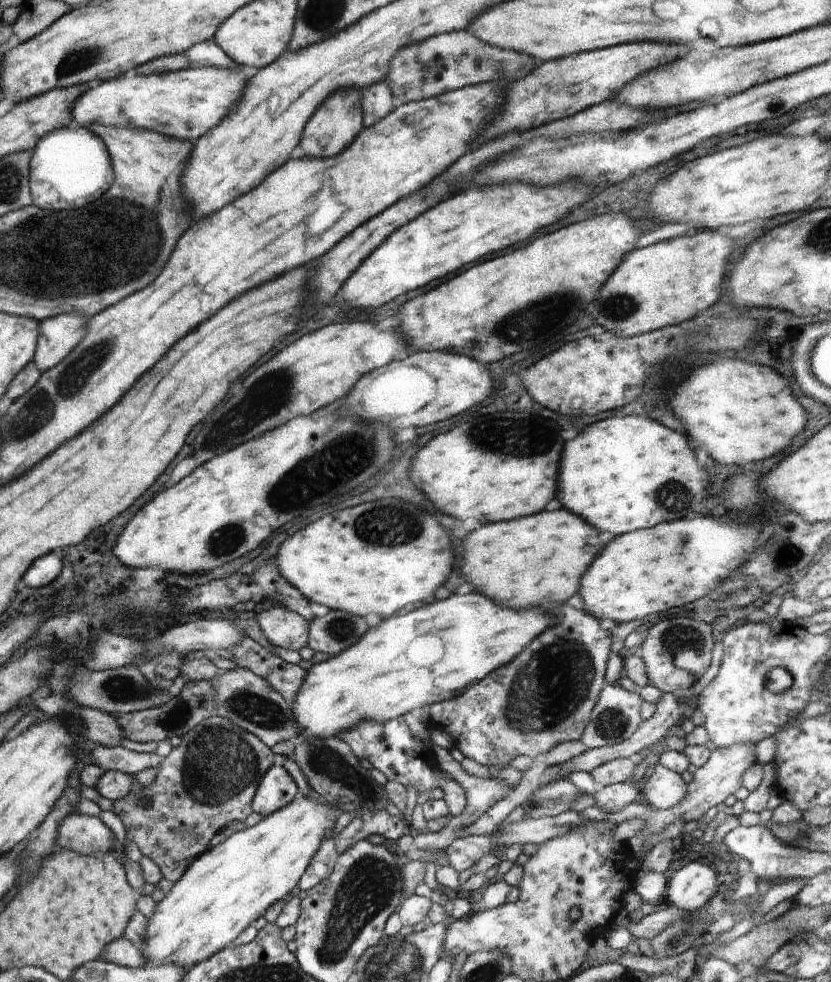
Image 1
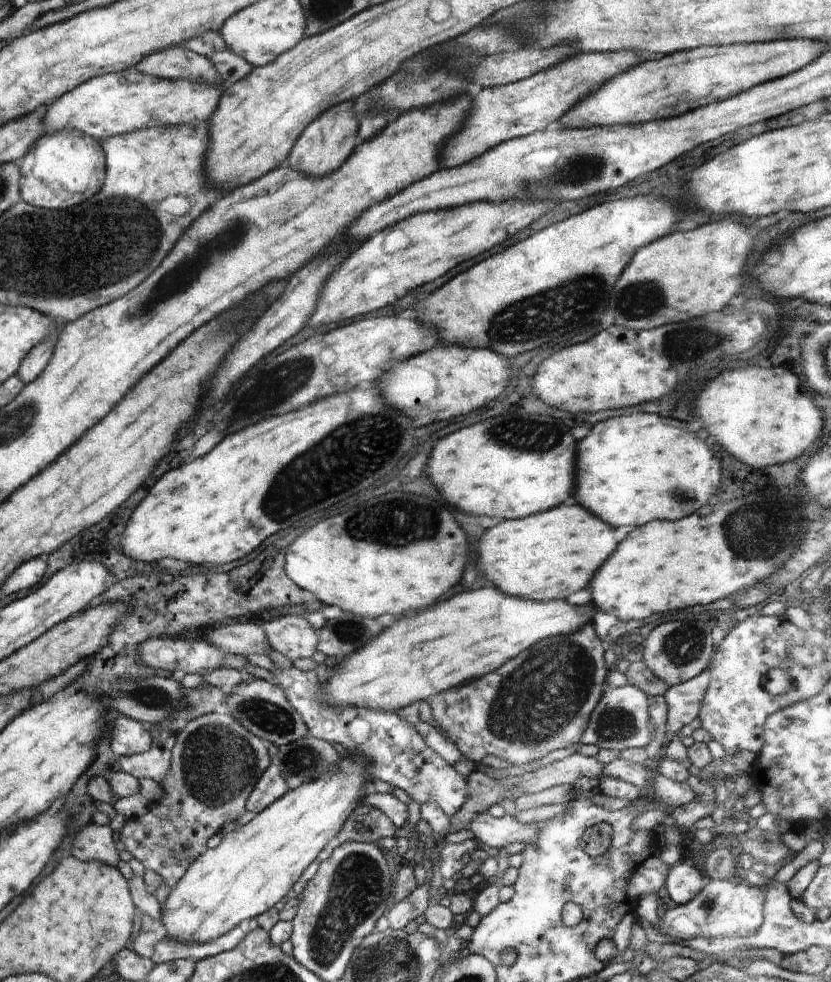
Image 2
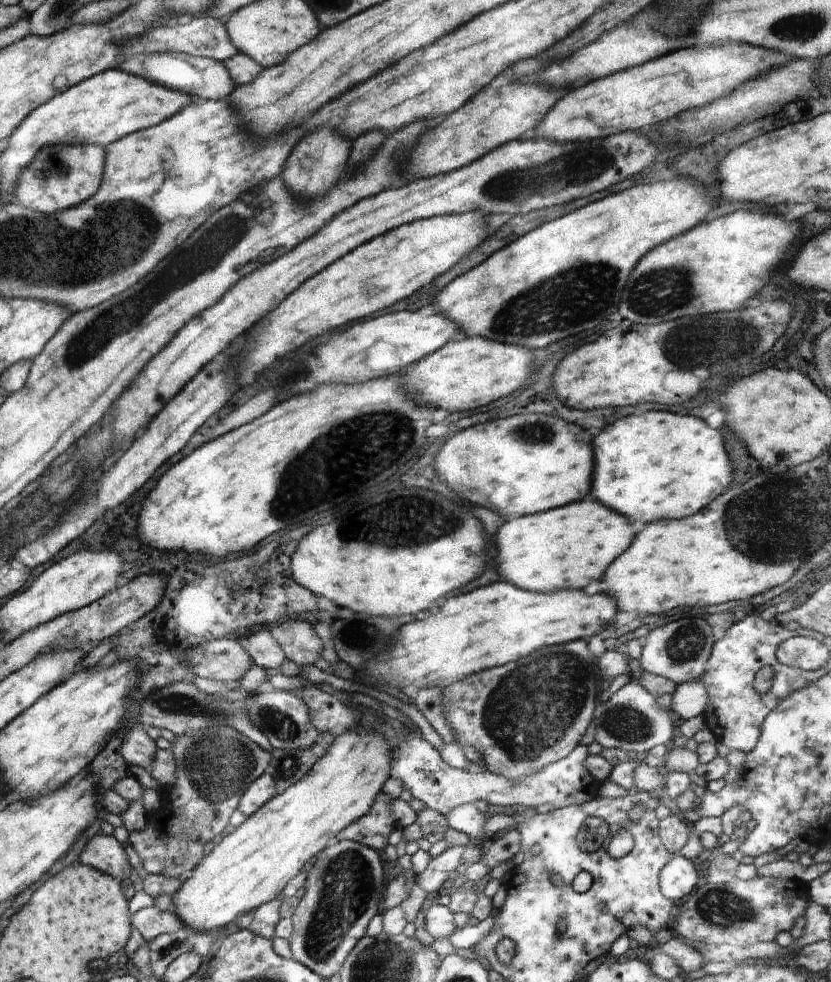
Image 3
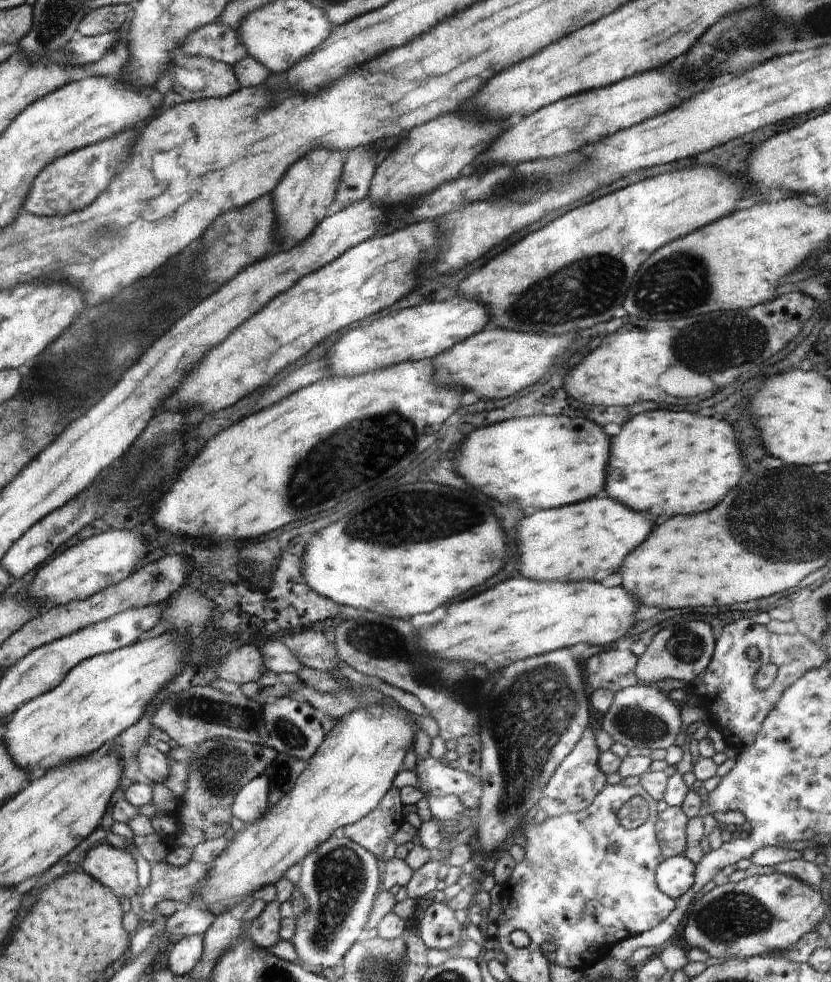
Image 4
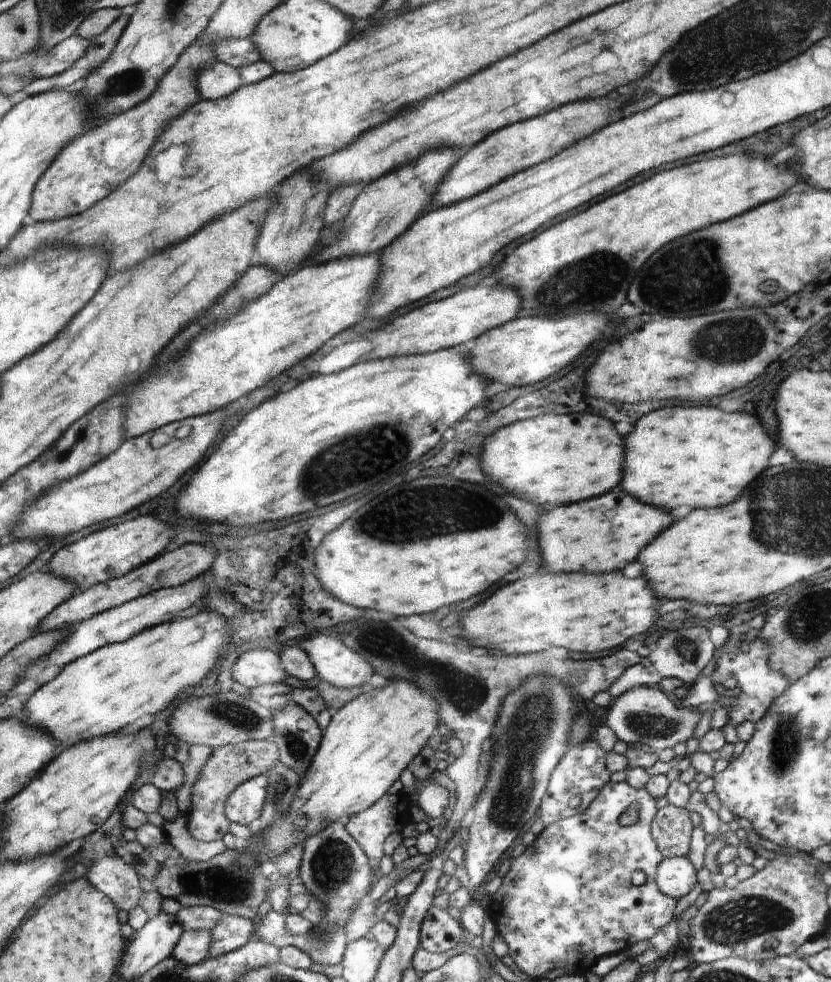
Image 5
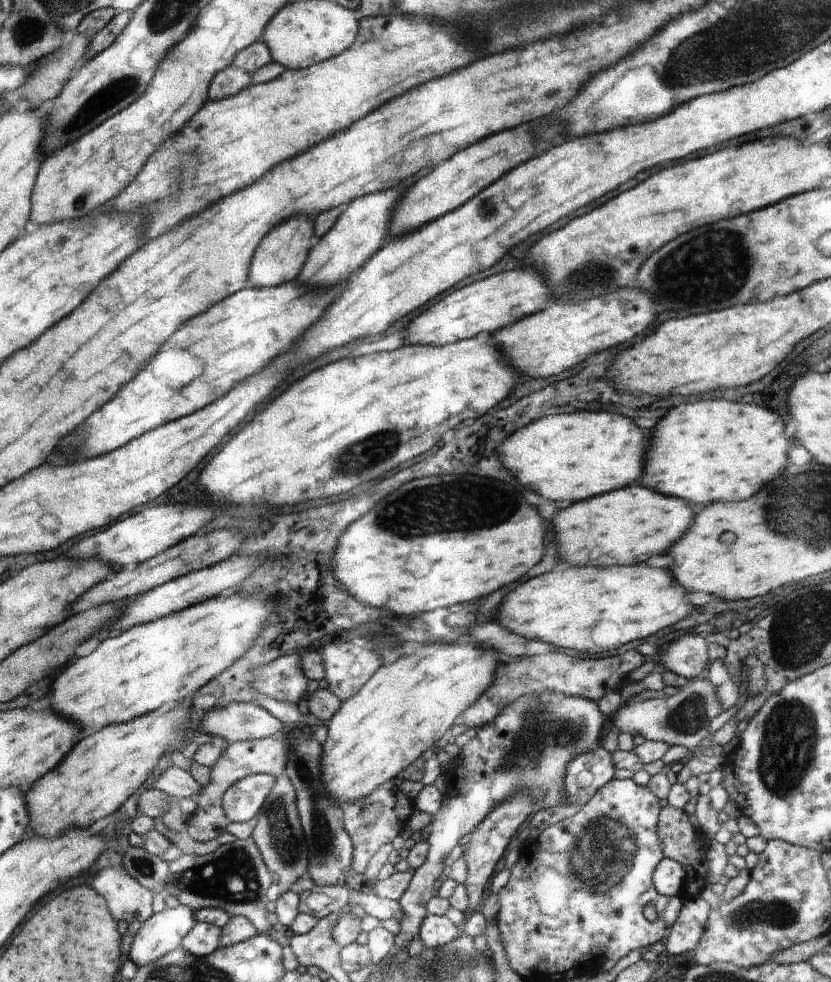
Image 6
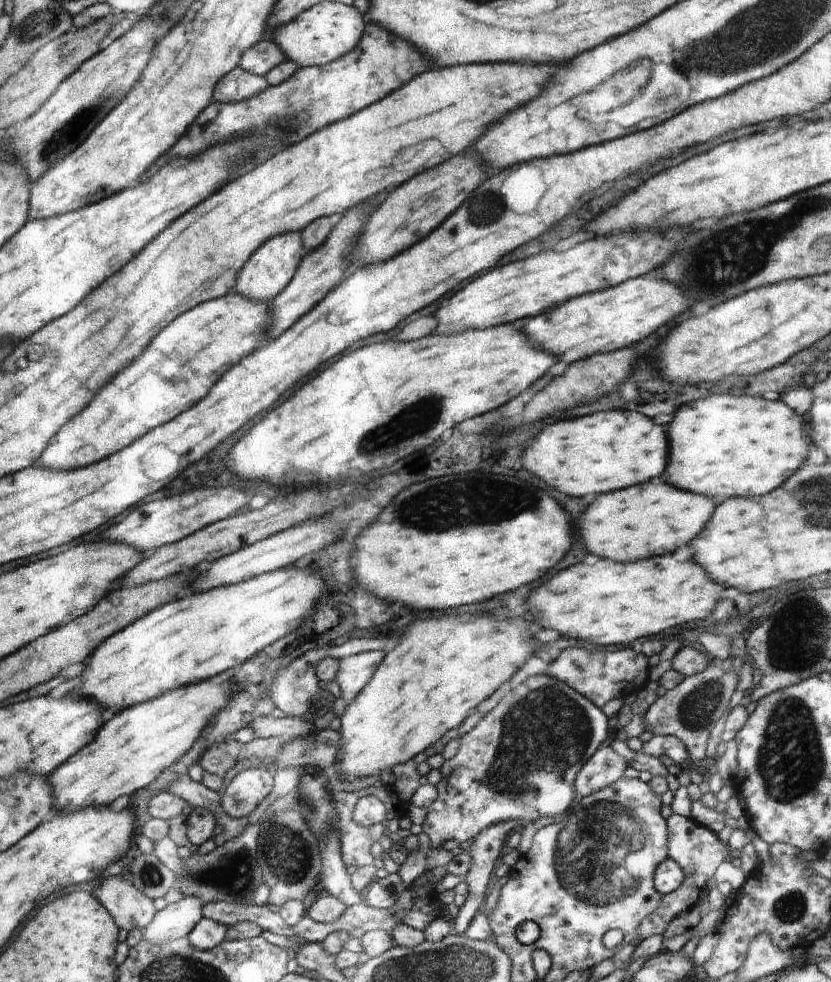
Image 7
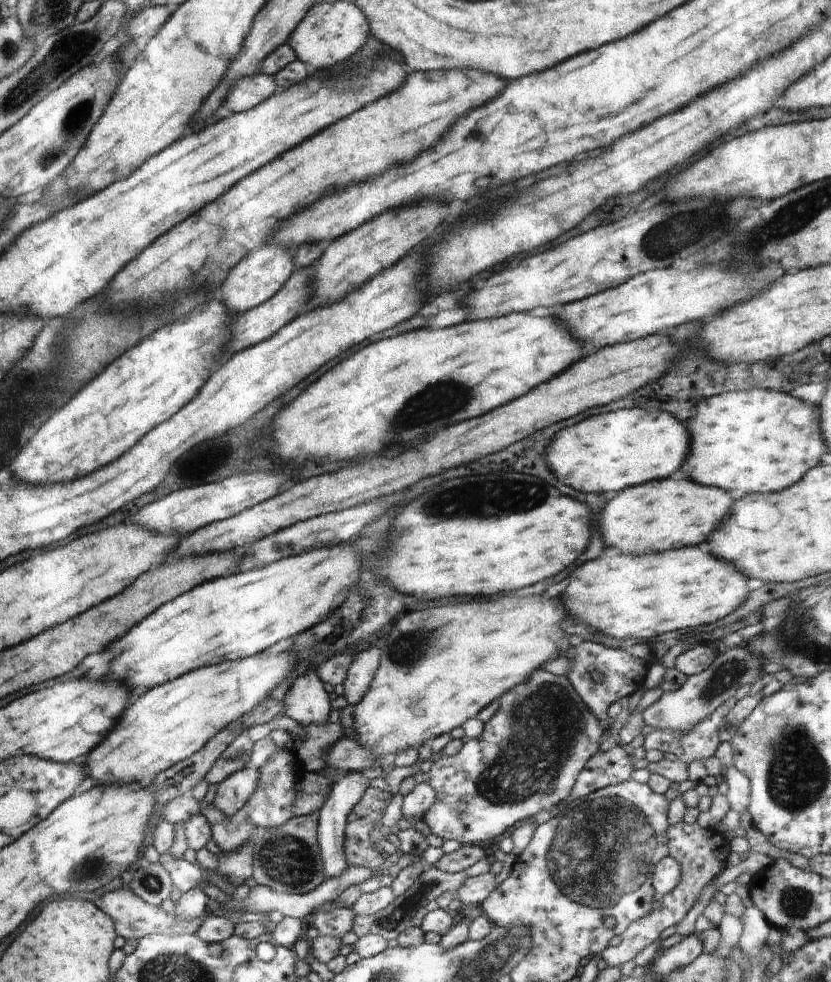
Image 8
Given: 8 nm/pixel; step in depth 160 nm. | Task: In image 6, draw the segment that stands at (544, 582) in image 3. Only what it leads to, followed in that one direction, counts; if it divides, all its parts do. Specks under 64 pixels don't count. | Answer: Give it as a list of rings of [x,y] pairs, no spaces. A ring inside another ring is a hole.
[[[630,484],[616,492],[574,502],[552,518],[560,558],[564,560],[564,566],[602,567],[646,562],[650,556],[666,552],[682,532],[690,528],[694,511],[689,505],[689,502],[652,492],[640,484]]]

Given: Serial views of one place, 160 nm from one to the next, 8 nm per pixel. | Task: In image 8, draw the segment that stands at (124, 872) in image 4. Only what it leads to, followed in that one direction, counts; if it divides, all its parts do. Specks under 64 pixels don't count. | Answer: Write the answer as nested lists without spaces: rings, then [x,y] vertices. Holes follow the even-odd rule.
[[[124,886],[118,888],[118,890],[106,892],[106,894],[98,898],[96,904],[100,906],[107,915],[110,915],[110,918],[113,918],[113,921],[118,926],[117,933],[126,940],[139,940],[151,934],[182,934],[190,932],[194,934],[202,920],[183,921],[182,919],[177,919],[174,914],[164,912],[161,907],[143,901],[140,897],[137,897],[131,889],[128,890],[128,888],[124,888]]]

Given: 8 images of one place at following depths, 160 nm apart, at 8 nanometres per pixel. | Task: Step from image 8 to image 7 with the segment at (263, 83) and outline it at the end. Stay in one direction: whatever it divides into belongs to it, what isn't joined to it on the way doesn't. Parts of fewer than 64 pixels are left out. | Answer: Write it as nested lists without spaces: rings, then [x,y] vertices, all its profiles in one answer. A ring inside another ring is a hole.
[[[239,66],[221,78],[214,89],[213,103],[238,103],[253,98],[268,85],[264,77],[246,72]]]

